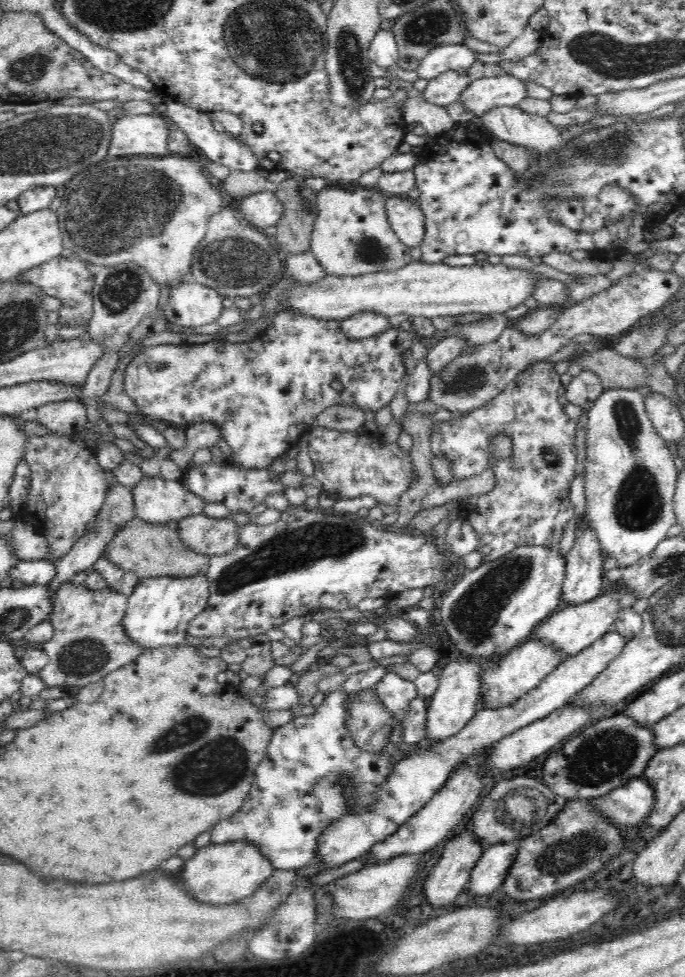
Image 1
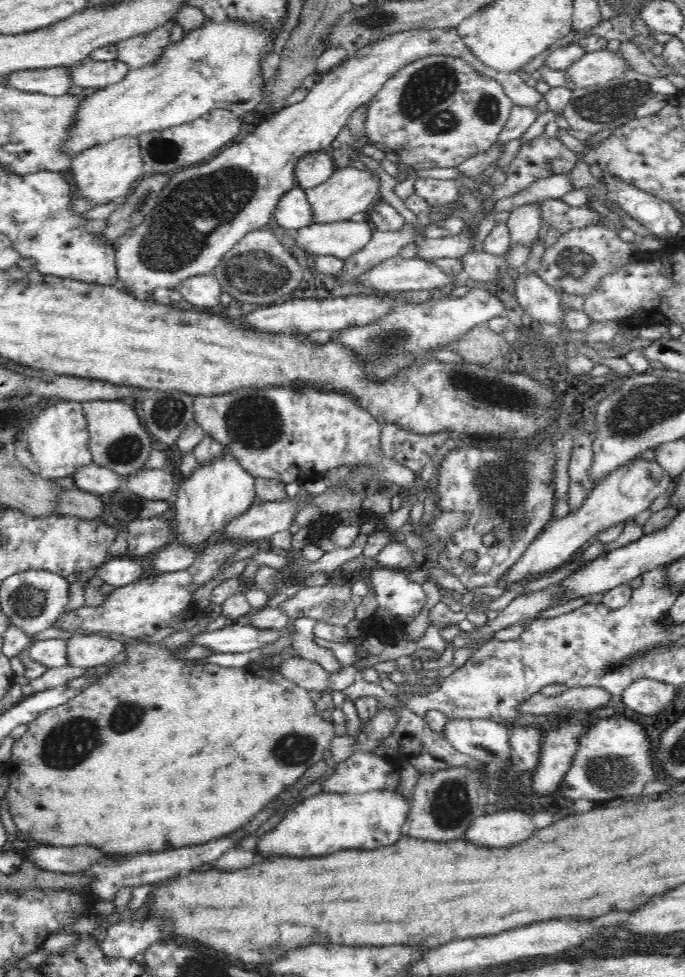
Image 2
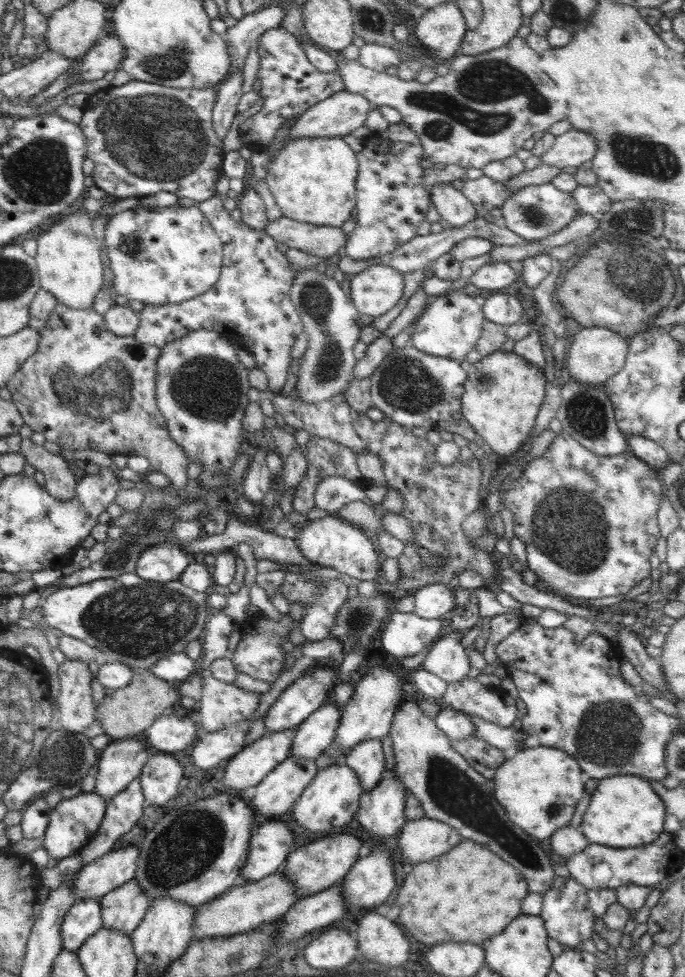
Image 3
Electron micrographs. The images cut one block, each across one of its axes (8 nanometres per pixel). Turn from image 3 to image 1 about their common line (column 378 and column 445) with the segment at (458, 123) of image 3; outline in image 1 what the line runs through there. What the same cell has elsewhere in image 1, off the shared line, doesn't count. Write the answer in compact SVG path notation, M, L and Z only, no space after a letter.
M450 70L429 80L422 94L429 103L447 107L449 104L460 100L462 92L468 88L470 82L468 75Z

